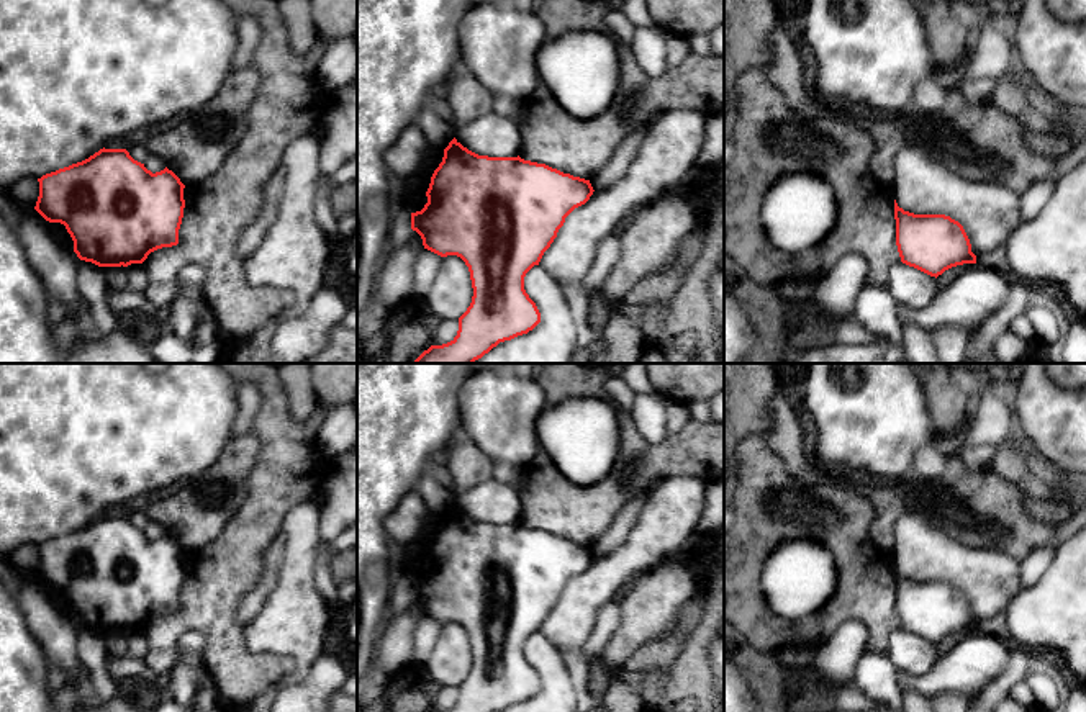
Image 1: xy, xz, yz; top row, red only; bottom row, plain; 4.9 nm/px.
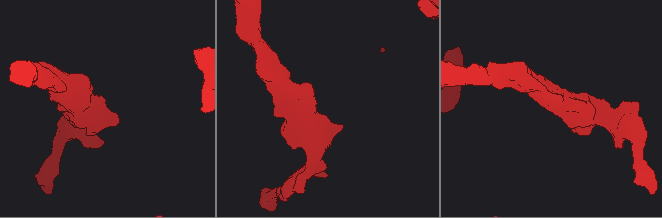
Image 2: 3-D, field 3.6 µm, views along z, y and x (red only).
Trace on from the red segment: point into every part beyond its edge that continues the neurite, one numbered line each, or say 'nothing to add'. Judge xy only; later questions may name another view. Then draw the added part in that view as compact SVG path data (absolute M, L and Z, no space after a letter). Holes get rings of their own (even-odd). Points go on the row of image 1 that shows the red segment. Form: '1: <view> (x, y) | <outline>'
nothing to add

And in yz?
nothing to add

